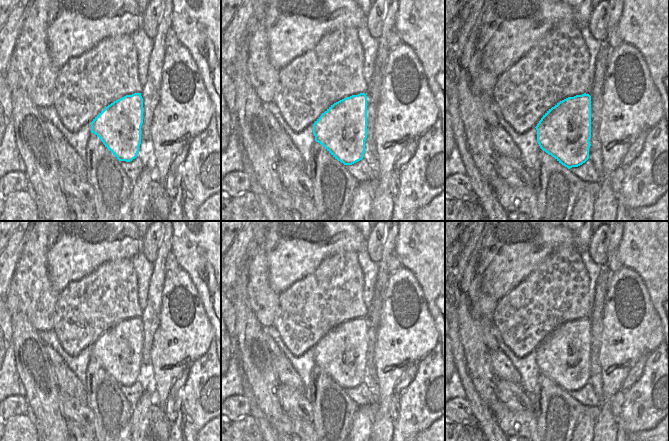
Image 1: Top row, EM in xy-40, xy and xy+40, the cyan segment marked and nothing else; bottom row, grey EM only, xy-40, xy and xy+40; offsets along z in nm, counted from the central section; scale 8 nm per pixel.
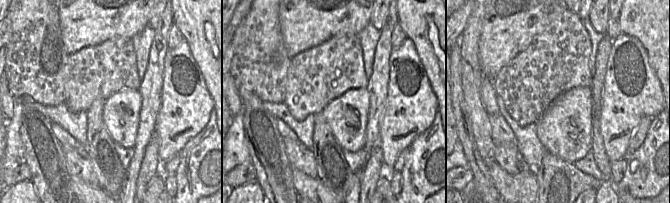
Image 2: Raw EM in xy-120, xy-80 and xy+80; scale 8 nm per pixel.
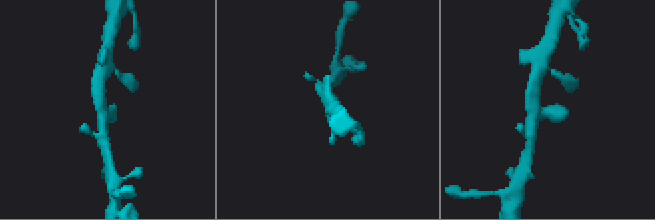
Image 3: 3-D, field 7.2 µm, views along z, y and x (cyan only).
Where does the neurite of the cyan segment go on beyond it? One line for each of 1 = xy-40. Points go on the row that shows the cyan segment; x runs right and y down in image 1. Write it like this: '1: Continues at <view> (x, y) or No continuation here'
1: No continuation here.

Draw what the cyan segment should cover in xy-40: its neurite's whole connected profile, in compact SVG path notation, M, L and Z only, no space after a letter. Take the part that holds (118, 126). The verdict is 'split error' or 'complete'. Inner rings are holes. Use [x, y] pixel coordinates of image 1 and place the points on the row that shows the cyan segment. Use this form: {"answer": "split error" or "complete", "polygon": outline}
{"answer": "complete", "polygon": "M134 93L105 107L91 122L91 133L94 133L119 161L130 162L139 152L142 124L143 98L141 93Z"}

